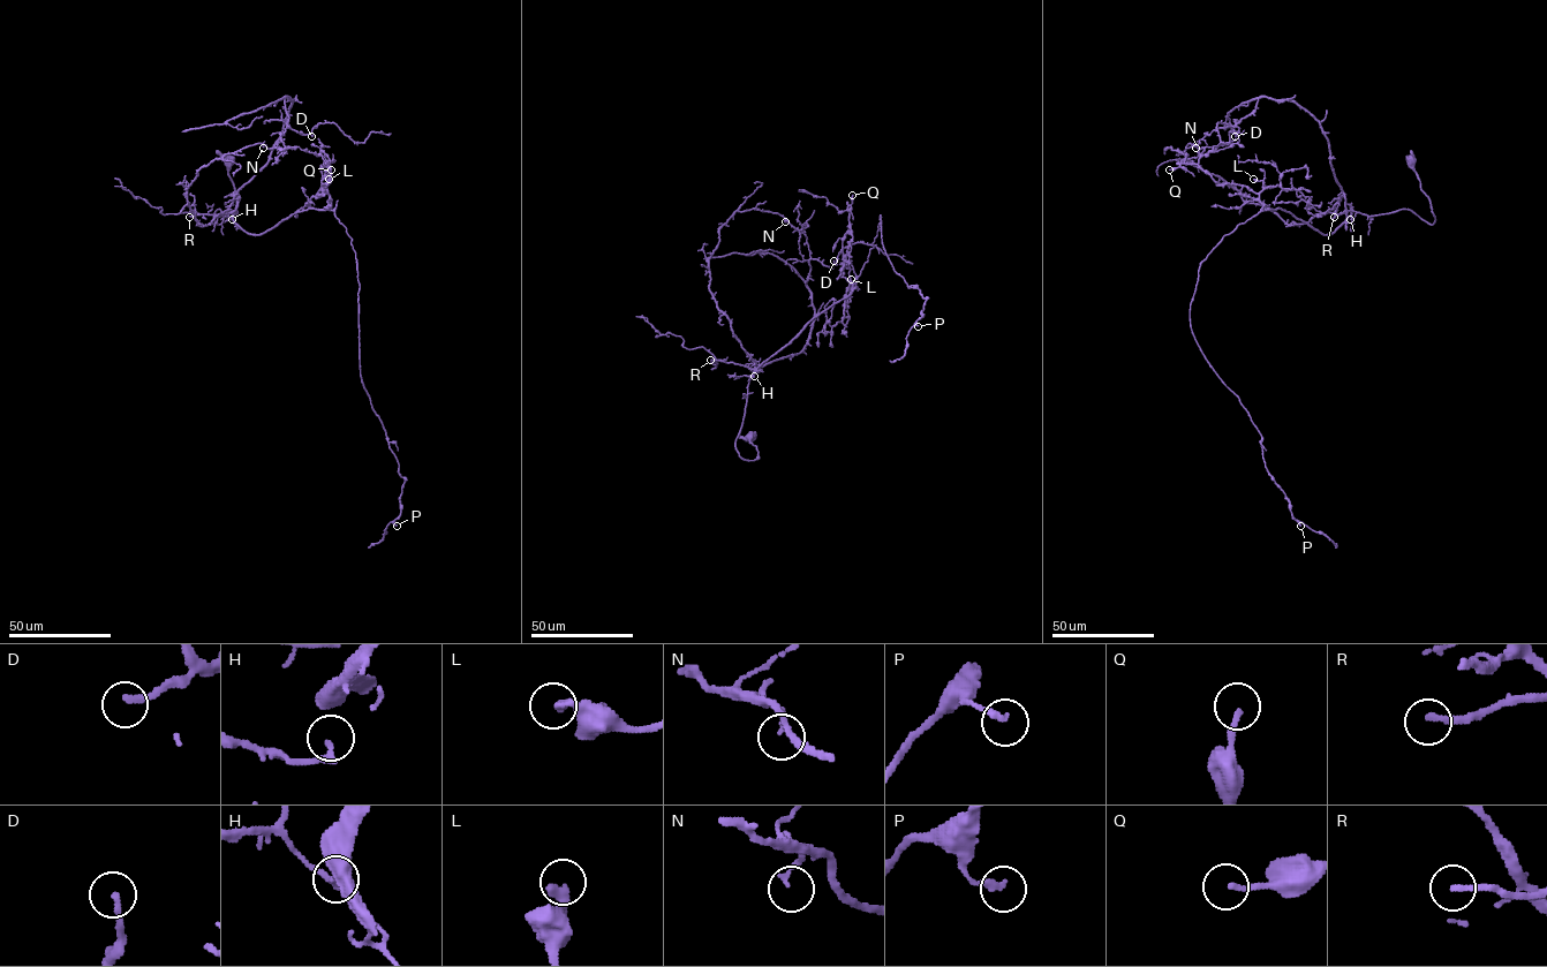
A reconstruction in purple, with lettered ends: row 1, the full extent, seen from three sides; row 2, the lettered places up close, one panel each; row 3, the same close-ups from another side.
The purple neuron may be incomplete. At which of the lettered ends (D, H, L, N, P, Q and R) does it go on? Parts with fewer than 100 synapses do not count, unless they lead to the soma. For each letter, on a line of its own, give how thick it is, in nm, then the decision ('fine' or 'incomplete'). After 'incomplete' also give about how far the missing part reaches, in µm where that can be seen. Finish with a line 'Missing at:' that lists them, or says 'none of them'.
D: 200 nm | fine
H: 150 nm | fine
L: 320 nm | fine
N: 140 nm | fine
P: 220 nm | fine
Q: 170 nm | fine
R: 190 nm | fine
Missing at: none of them

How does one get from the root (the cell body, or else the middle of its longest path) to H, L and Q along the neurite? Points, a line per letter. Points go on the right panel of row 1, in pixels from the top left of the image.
H: (1410, 160), (1435, 217), (1432, 225), (1408, 209), (1370, 216), (1352, 211), (1350, 219)
L: (1410, 160), (1432, 225), (1408, 209), (1349, 211), (1322, 234), (1285, 210), (1266, 209), (1263, 181), (1253, 179)
Q: (1410, 160), (1432, 225), (1408, 209), (1349, 211), (1330, 234), (1197, 164), (1169, 170)

